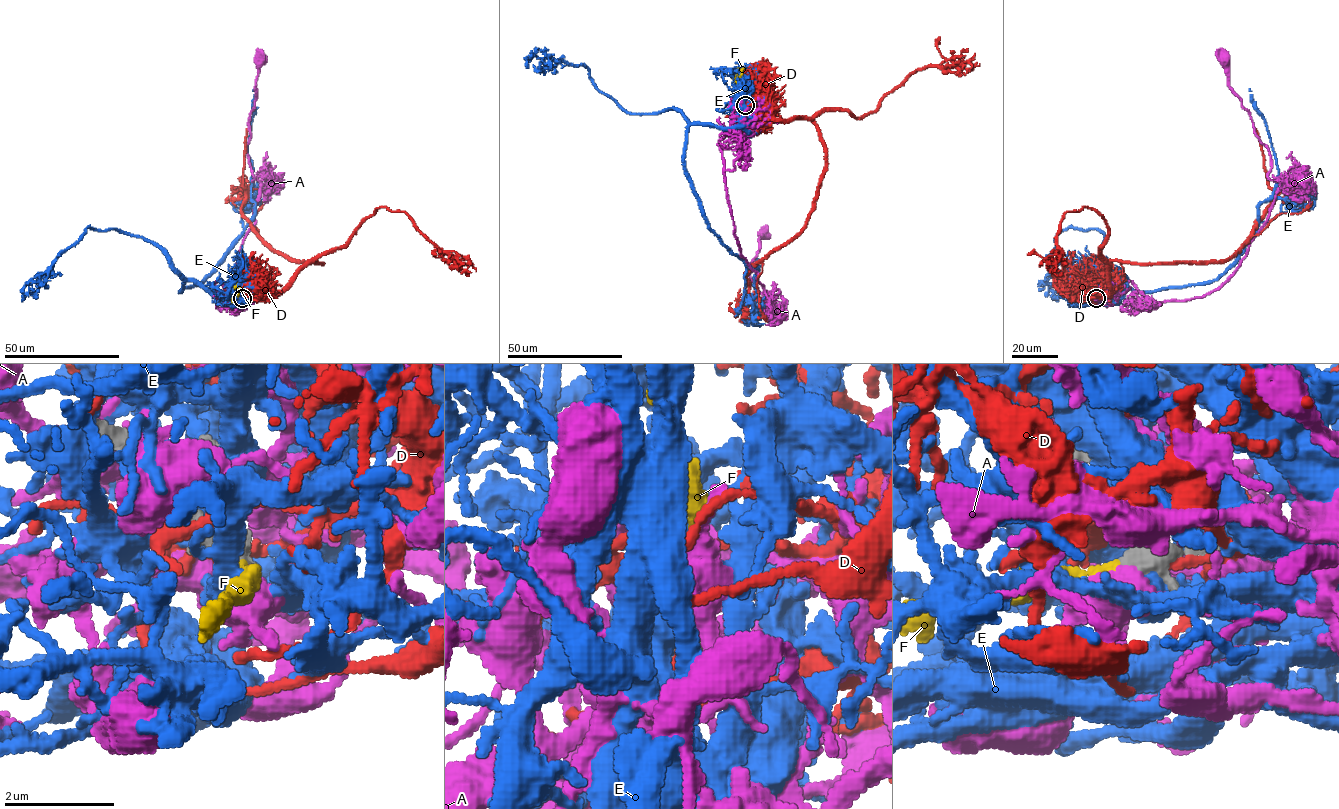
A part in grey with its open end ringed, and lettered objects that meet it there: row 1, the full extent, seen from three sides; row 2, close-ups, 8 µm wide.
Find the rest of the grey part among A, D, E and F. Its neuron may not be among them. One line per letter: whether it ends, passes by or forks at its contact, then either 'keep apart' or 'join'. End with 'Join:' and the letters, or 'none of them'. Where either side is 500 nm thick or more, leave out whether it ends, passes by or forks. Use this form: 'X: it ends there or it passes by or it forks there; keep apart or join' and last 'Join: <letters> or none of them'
A: it passes by; keep apart
D: it passes by; keep apart
E: keep apart
F: it ends there; join
Join: F

